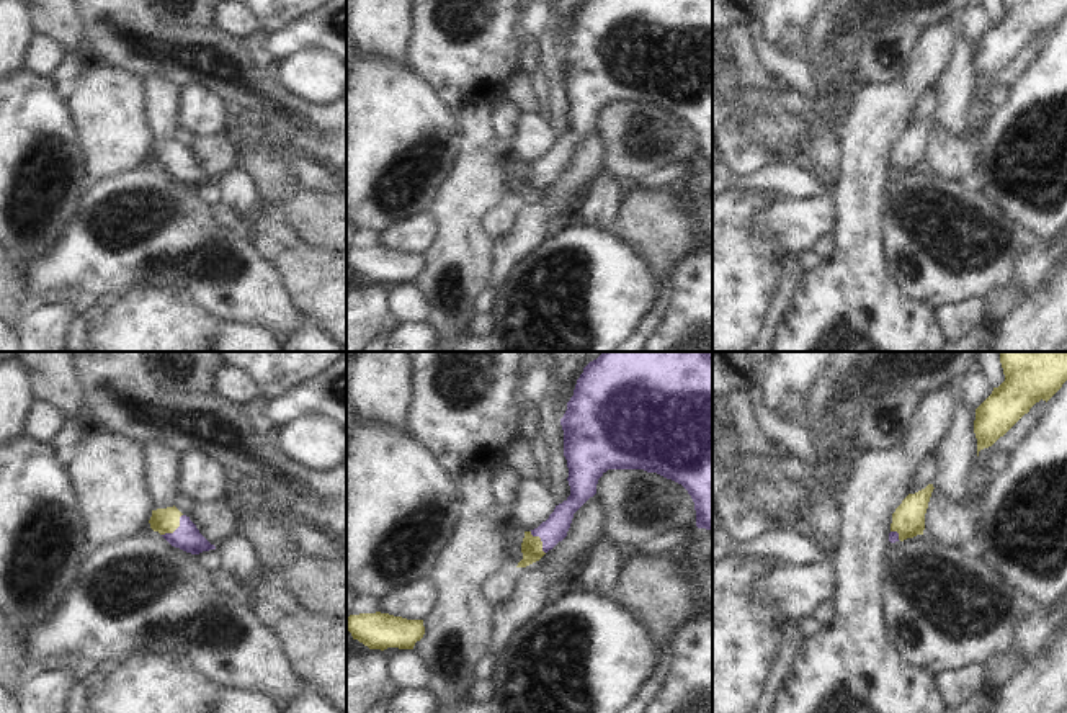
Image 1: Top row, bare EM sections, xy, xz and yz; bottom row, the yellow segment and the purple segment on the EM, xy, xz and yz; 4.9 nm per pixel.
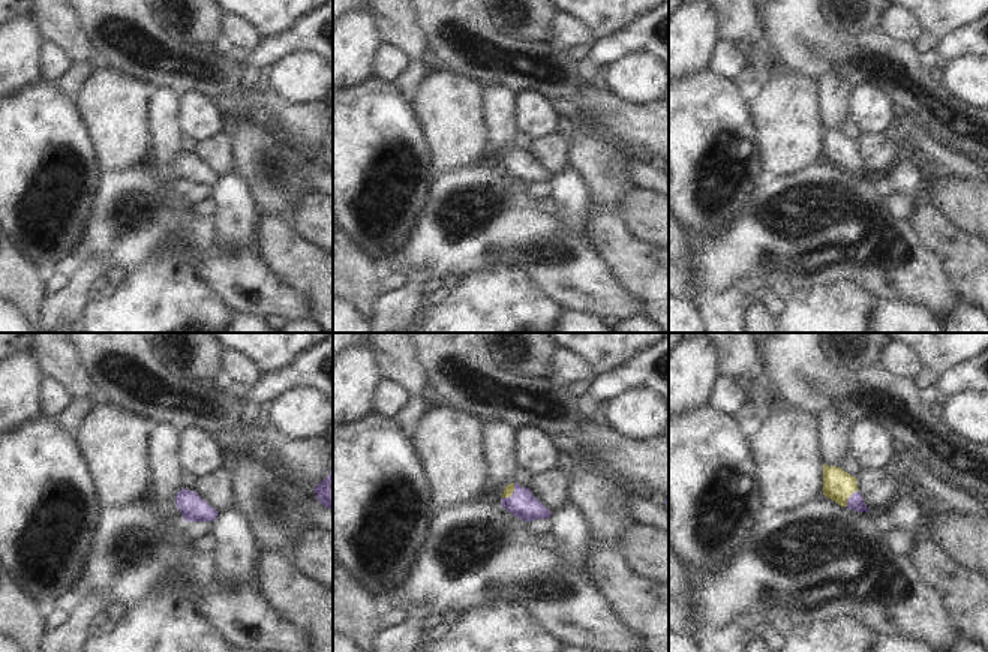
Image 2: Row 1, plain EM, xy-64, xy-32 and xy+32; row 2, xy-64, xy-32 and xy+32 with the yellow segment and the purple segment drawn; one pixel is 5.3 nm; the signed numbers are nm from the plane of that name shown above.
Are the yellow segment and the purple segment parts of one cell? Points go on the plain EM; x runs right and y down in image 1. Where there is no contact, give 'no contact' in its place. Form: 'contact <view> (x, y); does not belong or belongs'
contact xy (175, 162); belongs

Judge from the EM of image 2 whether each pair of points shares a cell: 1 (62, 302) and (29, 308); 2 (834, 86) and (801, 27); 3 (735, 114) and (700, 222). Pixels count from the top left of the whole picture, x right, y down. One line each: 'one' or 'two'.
1: two
2: two
3: one

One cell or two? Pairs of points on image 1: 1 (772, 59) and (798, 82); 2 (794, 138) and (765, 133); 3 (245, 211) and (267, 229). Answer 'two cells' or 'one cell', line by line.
1: one cell
2: one cell
3: two cells

